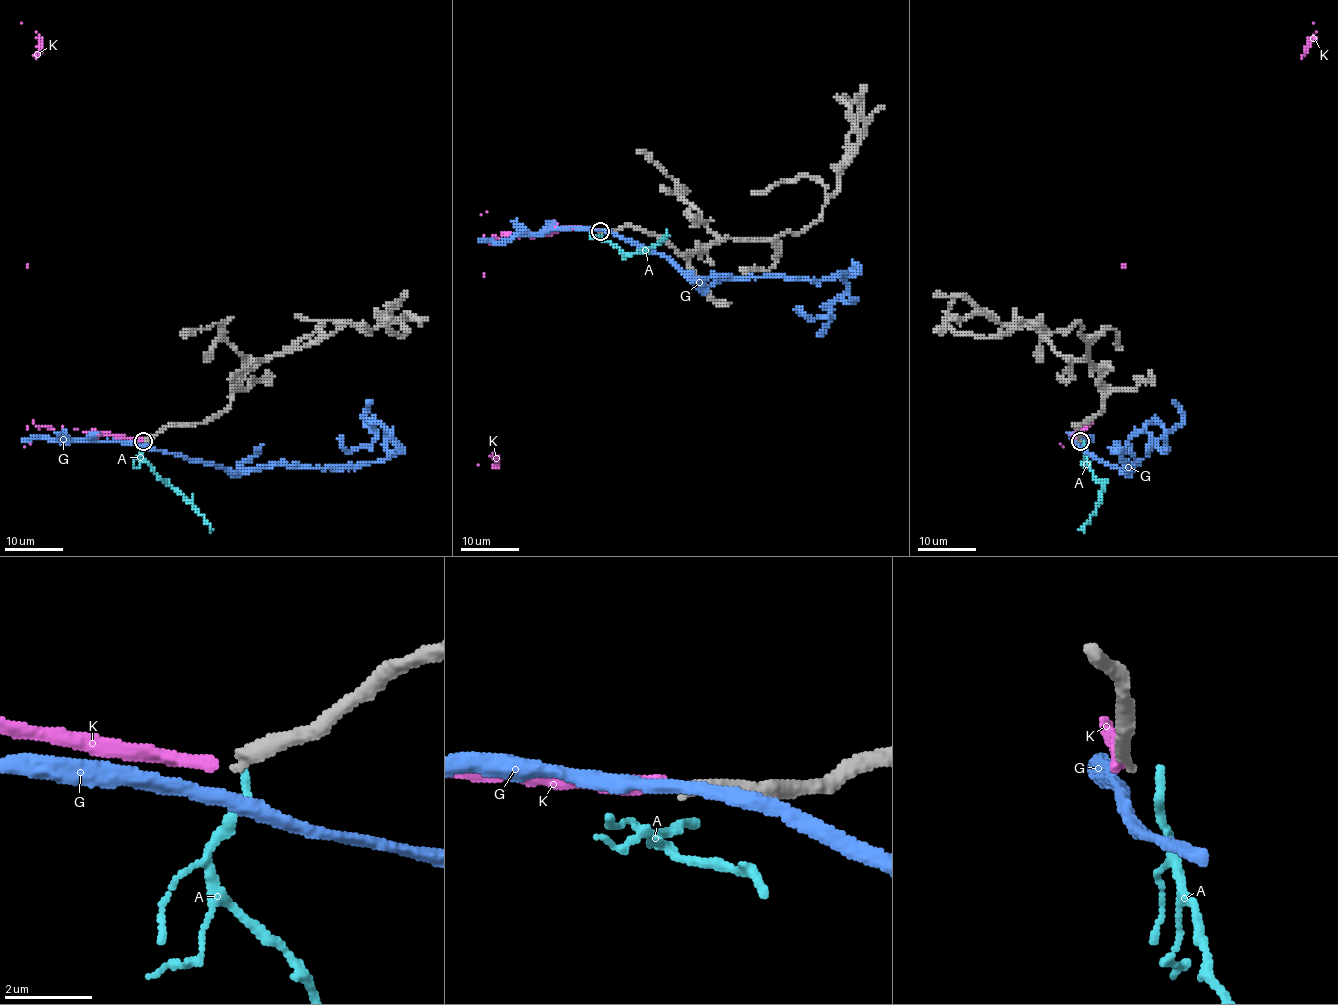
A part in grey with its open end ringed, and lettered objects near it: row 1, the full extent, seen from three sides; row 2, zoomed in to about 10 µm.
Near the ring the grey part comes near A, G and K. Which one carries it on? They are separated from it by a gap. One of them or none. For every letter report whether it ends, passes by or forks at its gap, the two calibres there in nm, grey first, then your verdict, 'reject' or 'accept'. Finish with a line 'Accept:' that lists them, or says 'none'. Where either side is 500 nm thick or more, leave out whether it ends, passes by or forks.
A: it ends | 280/180 nm | reject
G: it passes by | 280/320 nm | reject
K: it ends | 280/300 nm | reject
Accept: none

